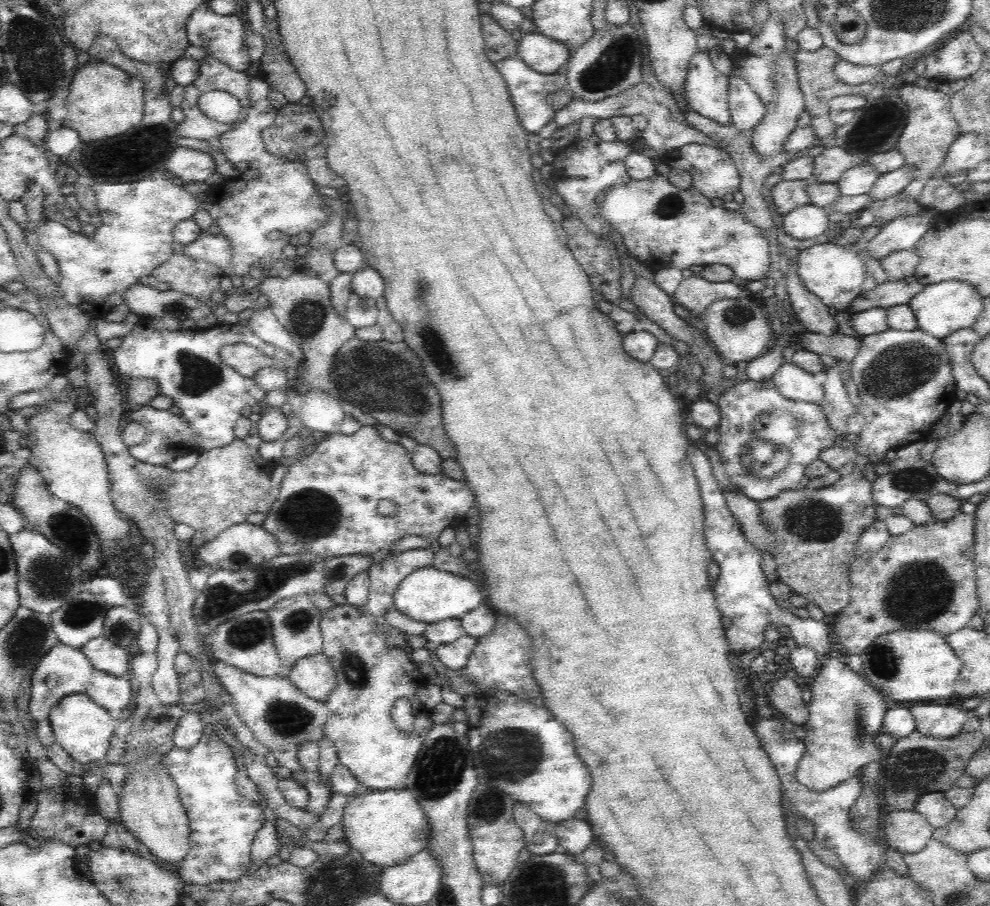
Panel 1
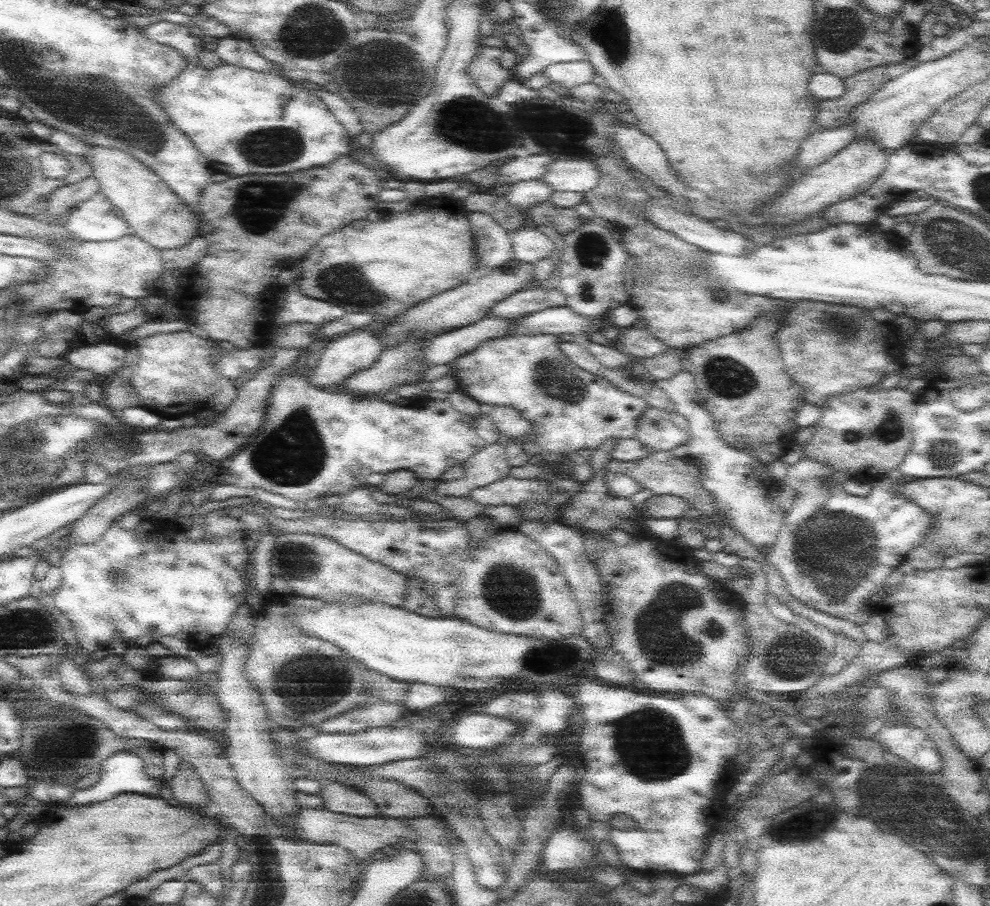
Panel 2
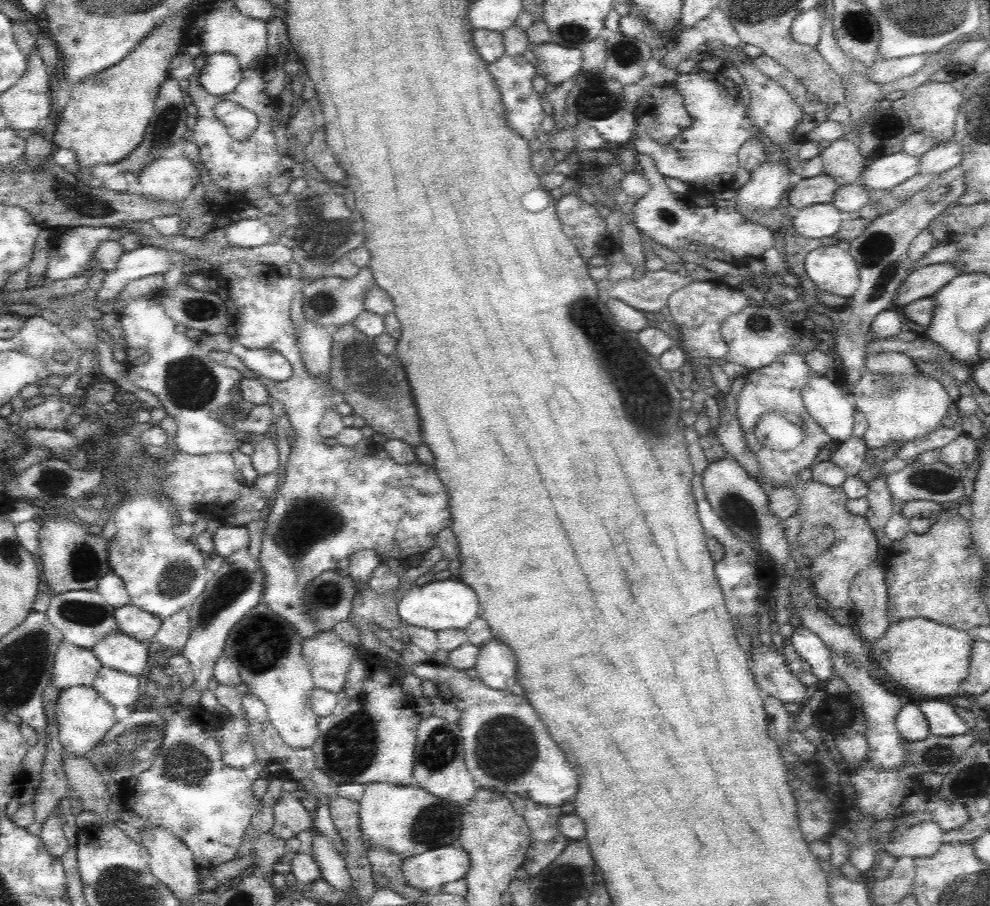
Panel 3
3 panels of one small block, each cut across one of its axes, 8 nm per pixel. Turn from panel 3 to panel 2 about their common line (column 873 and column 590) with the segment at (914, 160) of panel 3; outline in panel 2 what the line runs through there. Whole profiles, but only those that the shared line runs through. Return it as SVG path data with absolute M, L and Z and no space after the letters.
M556 160L542 175L542 180L554 188L554 192L591 191L600 180L596 162L590 160Z

